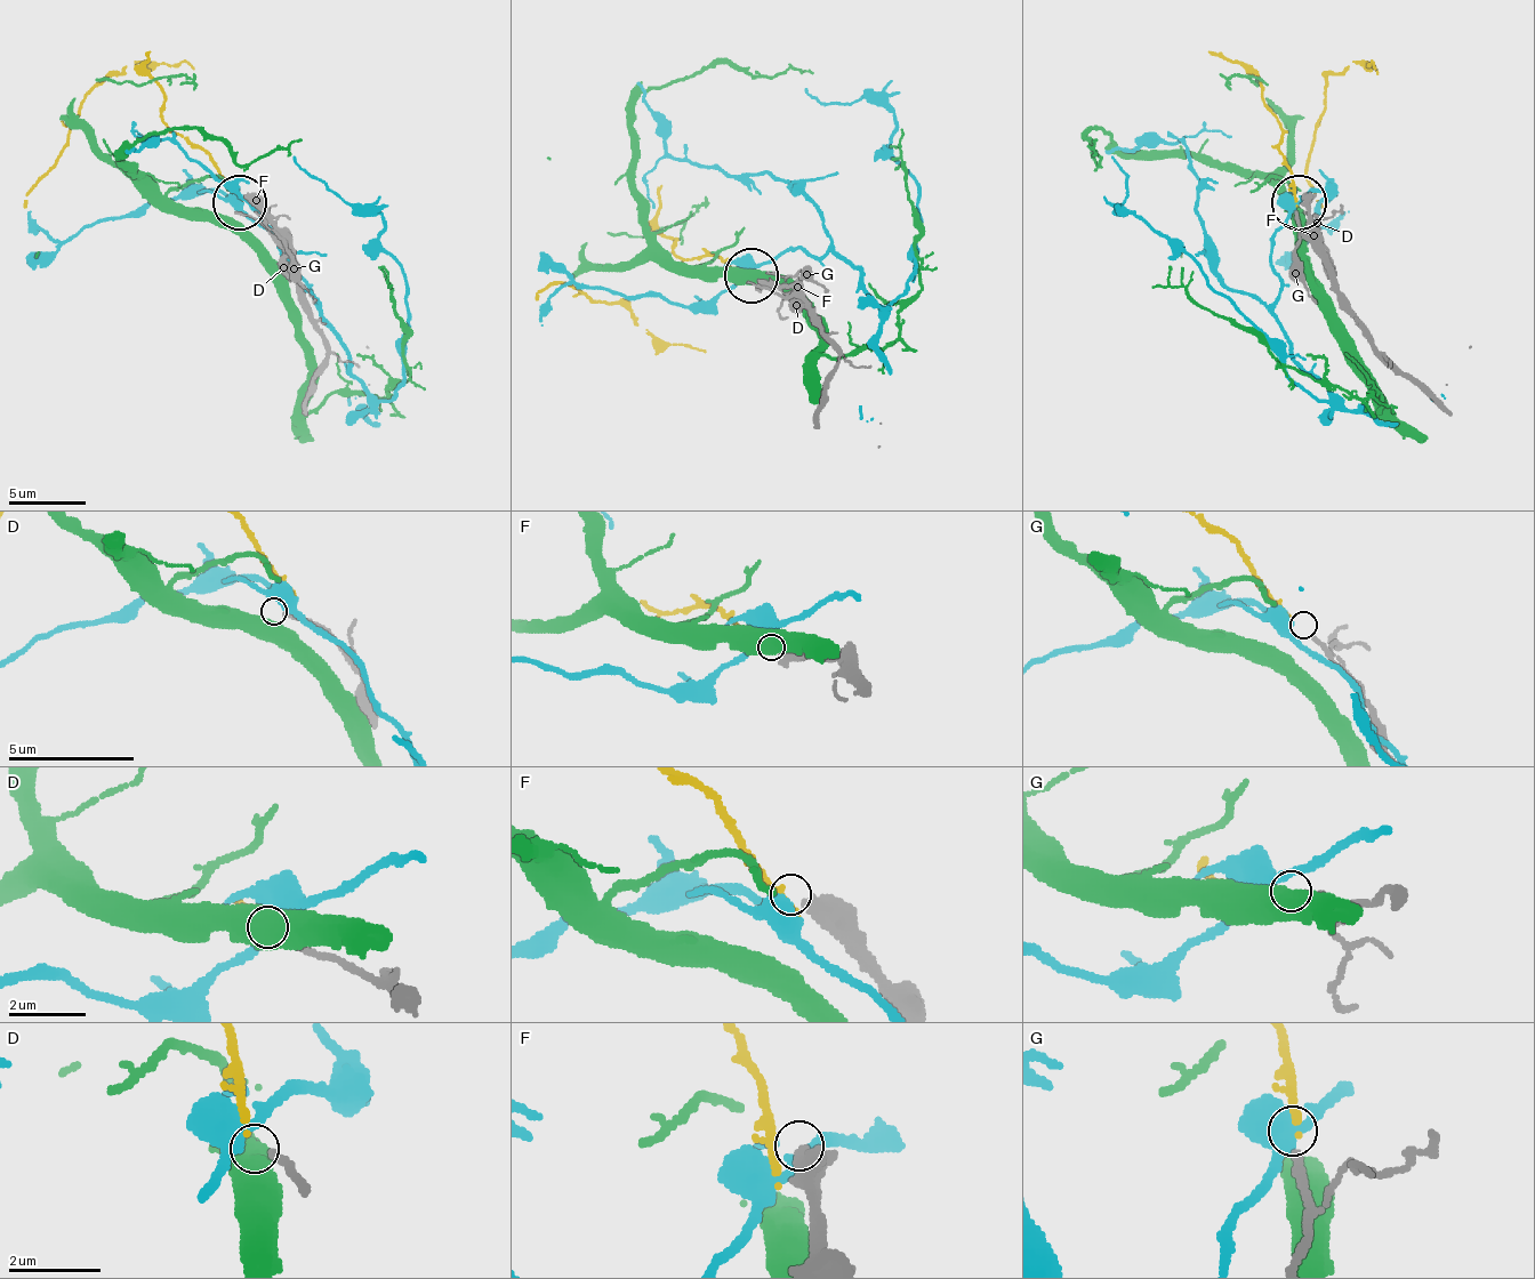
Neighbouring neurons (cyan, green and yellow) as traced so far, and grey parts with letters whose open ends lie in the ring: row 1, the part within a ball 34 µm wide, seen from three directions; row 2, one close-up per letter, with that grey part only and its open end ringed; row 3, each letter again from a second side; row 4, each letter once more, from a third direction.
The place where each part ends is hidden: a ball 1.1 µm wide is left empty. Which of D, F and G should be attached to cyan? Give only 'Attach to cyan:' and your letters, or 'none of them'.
Attach to cyan: none of them

